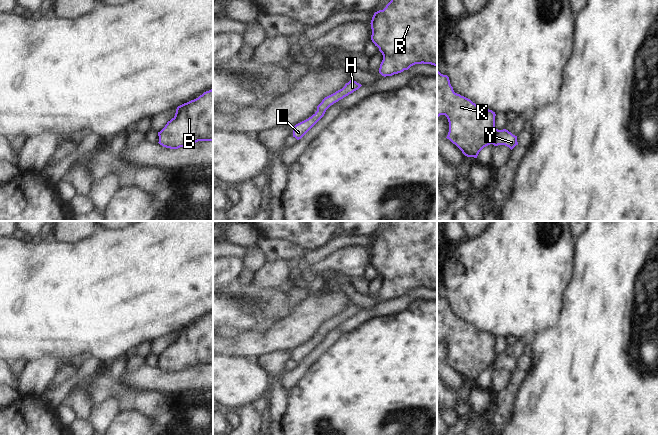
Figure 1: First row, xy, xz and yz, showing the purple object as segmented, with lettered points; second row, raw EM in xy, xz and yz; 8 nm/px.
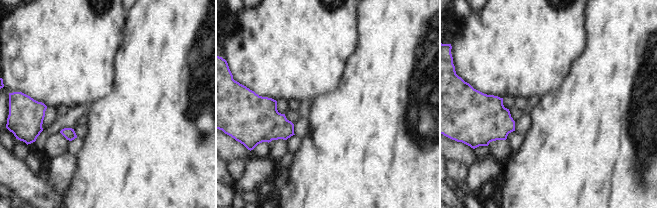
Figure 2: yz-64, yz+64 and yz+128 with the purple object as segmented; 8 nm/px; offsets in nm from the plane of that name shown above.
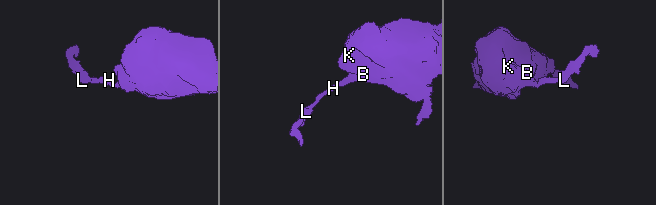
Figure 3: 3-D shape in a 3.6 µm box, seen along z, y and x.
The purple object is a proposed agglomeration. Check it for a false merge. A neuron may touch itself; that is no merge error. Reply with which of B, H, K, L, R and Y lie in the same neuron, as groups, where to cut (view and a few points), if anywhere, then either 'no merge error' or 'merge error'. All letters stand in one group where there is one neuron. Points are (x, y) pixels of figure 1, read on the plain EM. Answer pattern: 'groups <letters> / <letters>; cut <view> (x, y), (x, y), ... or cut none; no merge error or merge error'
groups B H K L R Y; cut none; no merge error

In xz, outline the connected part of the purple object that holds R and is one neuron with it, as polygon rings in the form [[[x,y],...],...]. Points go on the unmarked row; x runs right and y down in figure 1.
[[[392,221],[383,234],[374,237],[370,248],[372,253],[371,264],[383,279],[383,284],[379,292],[379,297],[382,300],[386,301],[401,297],[415,288],[423,287],[437,290],[437,221]]]

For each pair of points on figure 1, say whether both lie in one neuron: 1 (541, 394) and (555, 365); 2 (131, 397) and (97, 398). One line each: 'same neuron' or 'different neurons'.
1: same neuron
2: same neuron

